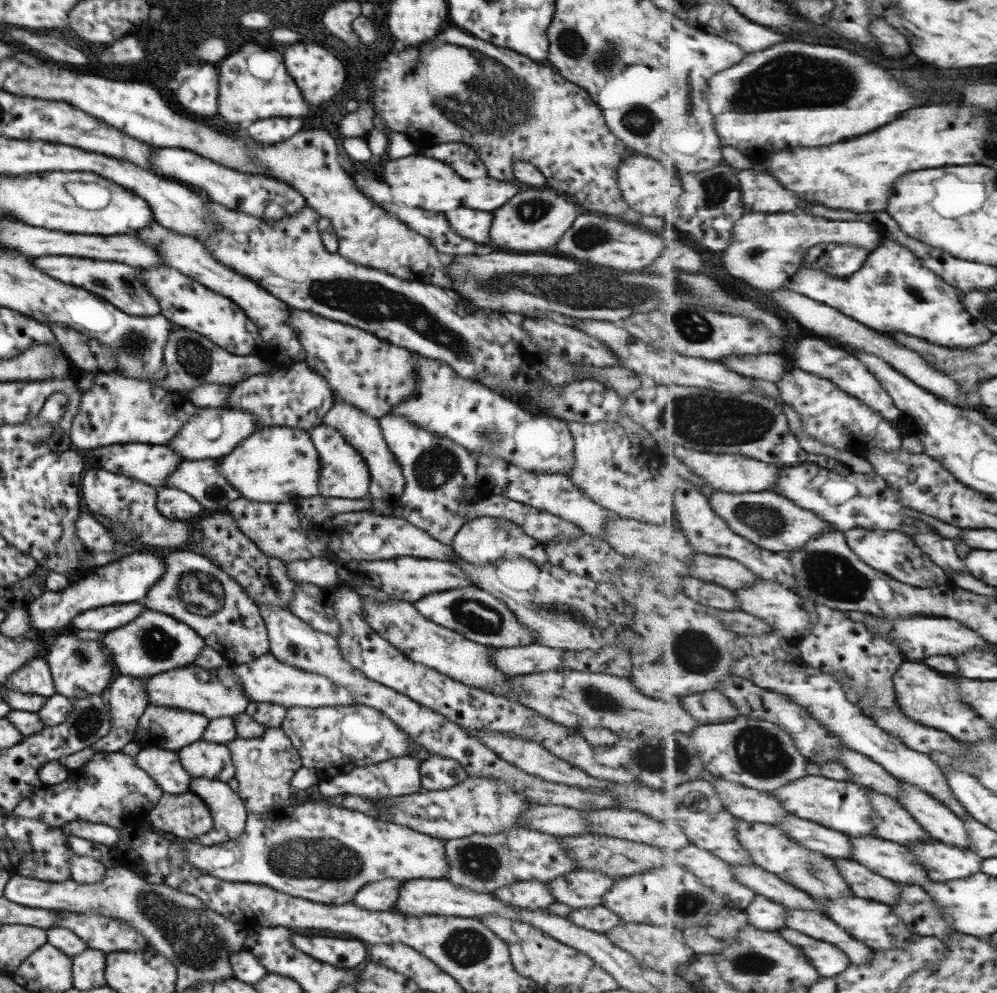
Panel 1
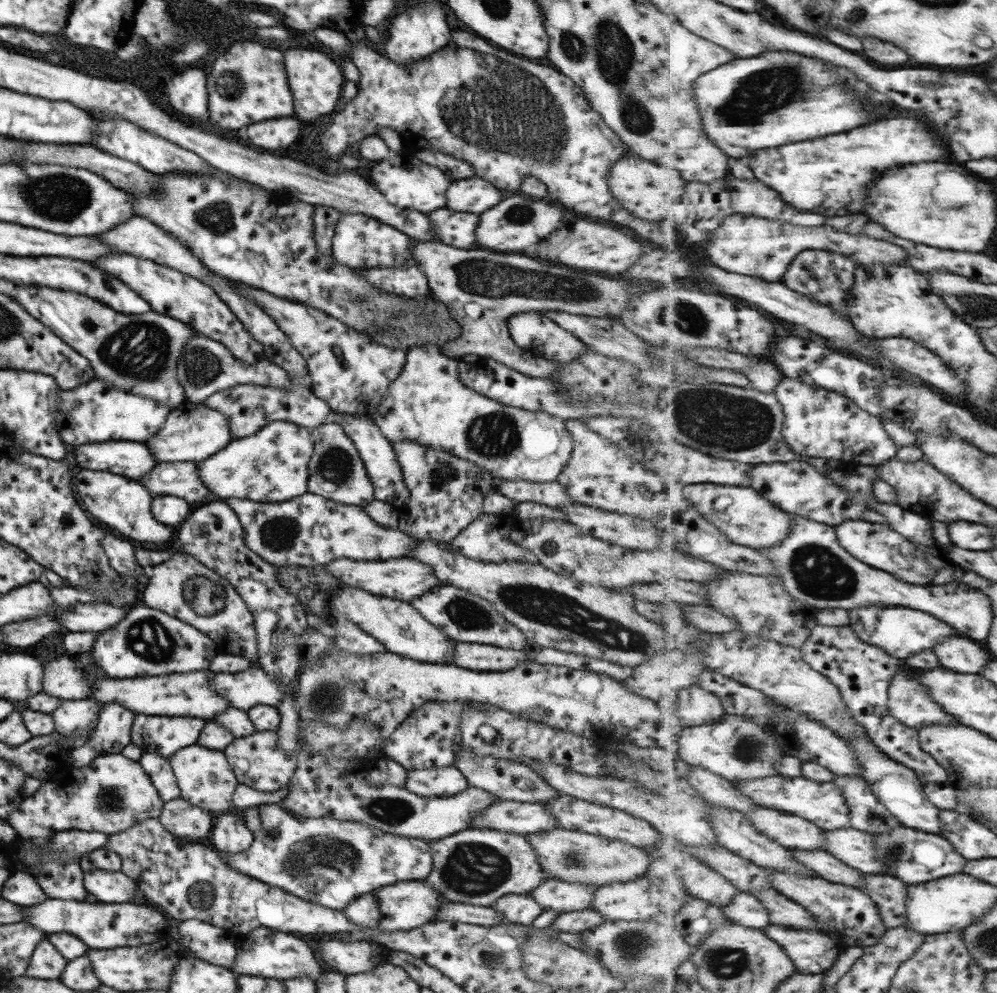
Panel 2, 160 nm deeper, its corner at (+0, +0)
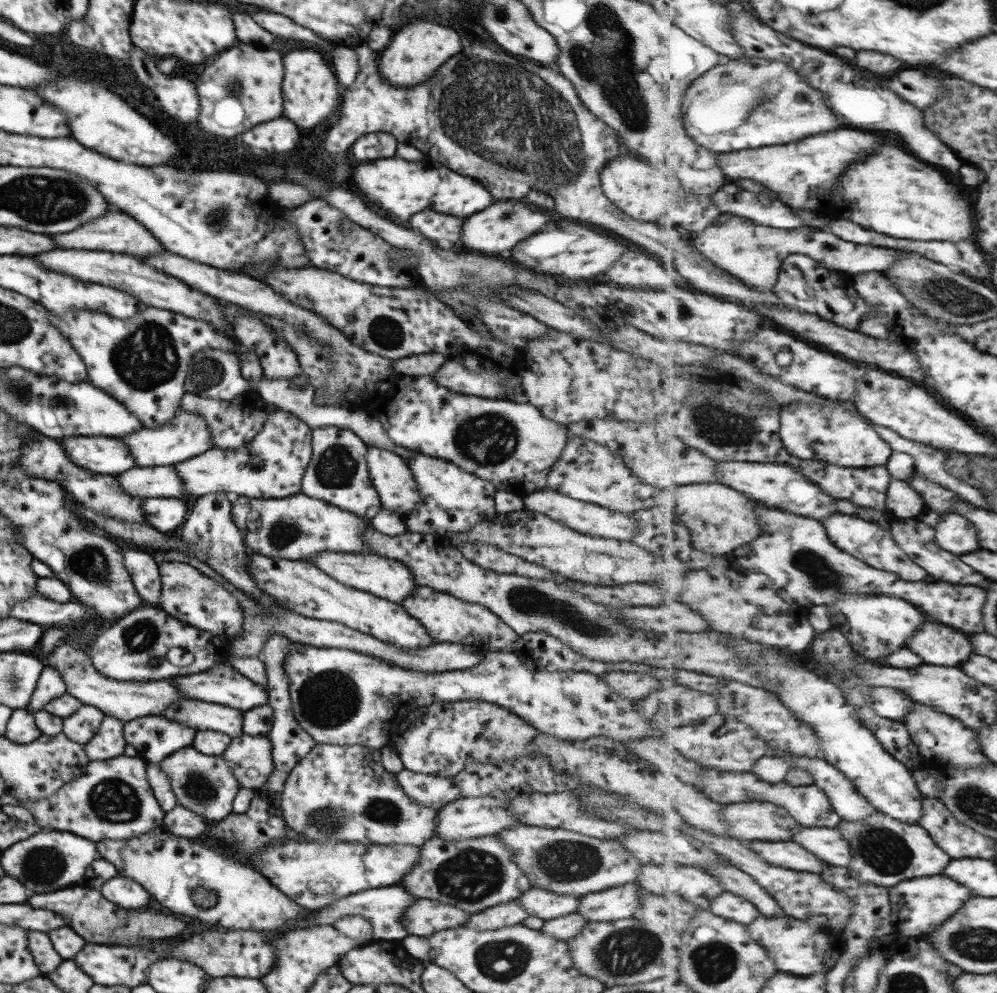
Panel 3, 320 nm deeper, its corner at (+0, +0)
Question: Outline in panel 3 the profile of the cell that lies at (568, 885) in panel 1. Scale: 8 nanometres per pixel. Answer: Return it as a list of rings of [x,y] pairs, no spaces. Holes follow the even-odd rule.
[[[531,887],[516,900],[527,913],[527,917],[544,921],[576,913],[579,906],[579,898],[573,897],[573,894],[555,894],[540,887]]]

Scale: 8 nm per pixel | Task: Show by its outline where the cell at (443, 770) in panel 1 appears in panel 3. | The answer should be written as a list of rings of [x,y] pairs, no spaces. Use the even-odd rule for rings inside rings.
[[[402,769],[394,775],[396,784],[413,803],[438,811],[445,804],[459,797],[459,789],[453,785],[453,778],[413,773]]]

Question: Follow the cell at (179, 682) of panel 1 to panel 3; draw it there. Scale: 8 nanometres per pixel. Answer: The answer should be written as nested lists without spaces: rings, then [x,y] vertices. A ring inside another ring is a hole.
[[[60,642],[53,647],[51,656],[41,656],[43,665],[54,668],[60,674],[66,693],[80,700],[82,704],[98,708],[104,715],[112,716],[121,722],[133,718],[159,714],[173,700],[181,700],[181,694],[169,684],[170,679],[149,681],[117,681],[101,676],[91,664],[85,650],[71,647],[71,644]]]

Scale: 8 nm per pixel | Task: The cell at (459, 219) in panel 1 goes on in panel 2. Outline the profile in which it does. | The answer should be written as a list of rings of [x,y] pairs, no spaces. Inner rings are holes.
[[[435,210],[427,214],[432,230],[435,230],[437,240],[443,244],[453,244],[457,248],[465,248],[475,242],[473,230],[477,224],[477,214],[463,214],[463,212],[449,212],[449,210]]]

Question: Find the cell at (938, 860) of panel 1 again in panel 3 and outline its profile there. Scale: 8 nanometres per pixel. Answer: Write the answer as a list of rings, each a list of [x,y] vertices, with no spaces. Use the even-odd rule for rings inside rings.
[[[880,811],[862,821],[843,820],[837,828],[853,851],[854,859],[849,868],[851,876],[863,884],[892,887],[917,876],[941,874],[951,862],[951,856],[935,844],[933,836],[924,827],[897,820]]]

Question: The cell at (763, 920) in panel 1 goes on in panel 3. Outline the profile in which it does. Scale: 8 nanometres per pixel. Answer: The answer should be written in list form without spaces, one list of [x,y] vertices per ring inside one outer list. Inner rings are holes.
[[[724,892],[717,897],[710,910],[715,915],[746,925],[762,916],[762,913],[749,900],[730,892]]]

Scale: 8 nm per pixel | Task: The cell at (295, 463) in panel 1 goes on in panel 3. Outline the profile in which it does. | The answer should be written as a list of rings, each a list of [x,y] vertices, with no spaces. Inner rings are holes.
[[[275,409],[268,414],[268,419],[247,444],[236,449],[211,447],[197,456],[188,458],[173,466],[177,476],[181,478],[185,498],[187,500],[201,497],[204,494],[216,492],[235,492],[239,497],[280,499],[300,492],[300,482],[303,471],[311,456],[311,431],[299,418],[290,412]]]

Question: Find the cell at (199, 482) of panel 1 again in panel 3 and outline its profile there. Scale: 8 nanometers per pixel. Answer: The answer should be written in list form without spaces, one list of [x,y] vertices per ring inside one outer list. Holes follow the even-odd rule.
[[[159,466],[159,468],[129,468],[125,474],[117,474],[115,476],[117,482],[121,484],[121,488],[125,494],[131,496],[140,496],[141,498],[185,498],[185,492],[182,482],[177,478],[171,466]]]

